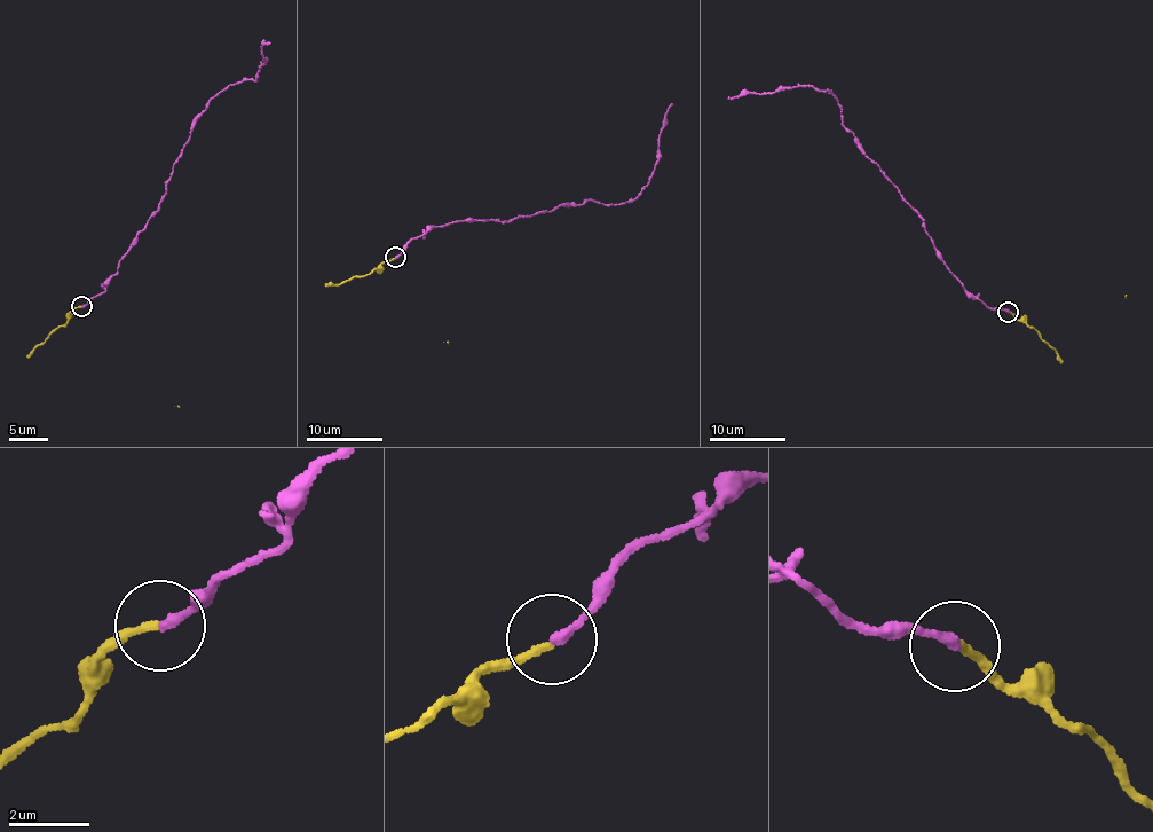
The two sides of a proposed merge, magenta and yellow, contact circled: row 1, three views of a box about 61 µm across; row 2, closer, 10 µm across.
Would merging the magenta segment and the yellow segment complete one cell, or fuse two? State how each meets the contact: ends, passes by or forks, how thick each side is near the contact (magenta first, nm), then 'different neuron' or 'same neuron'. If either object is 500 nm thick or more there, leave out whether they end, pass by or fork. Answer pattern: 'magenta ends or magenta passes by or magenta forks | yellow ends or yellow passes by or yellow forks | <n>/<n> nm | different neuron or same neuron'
magenta ends | yellow ends | 220/180 nm | different neuron

